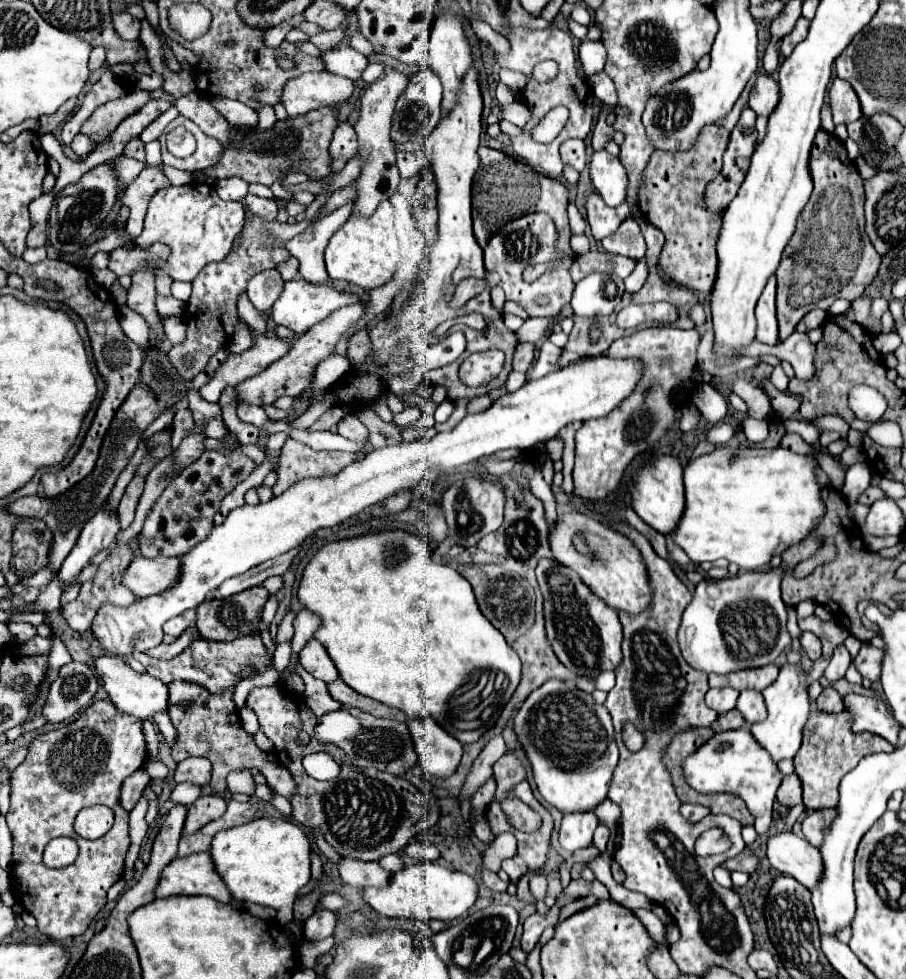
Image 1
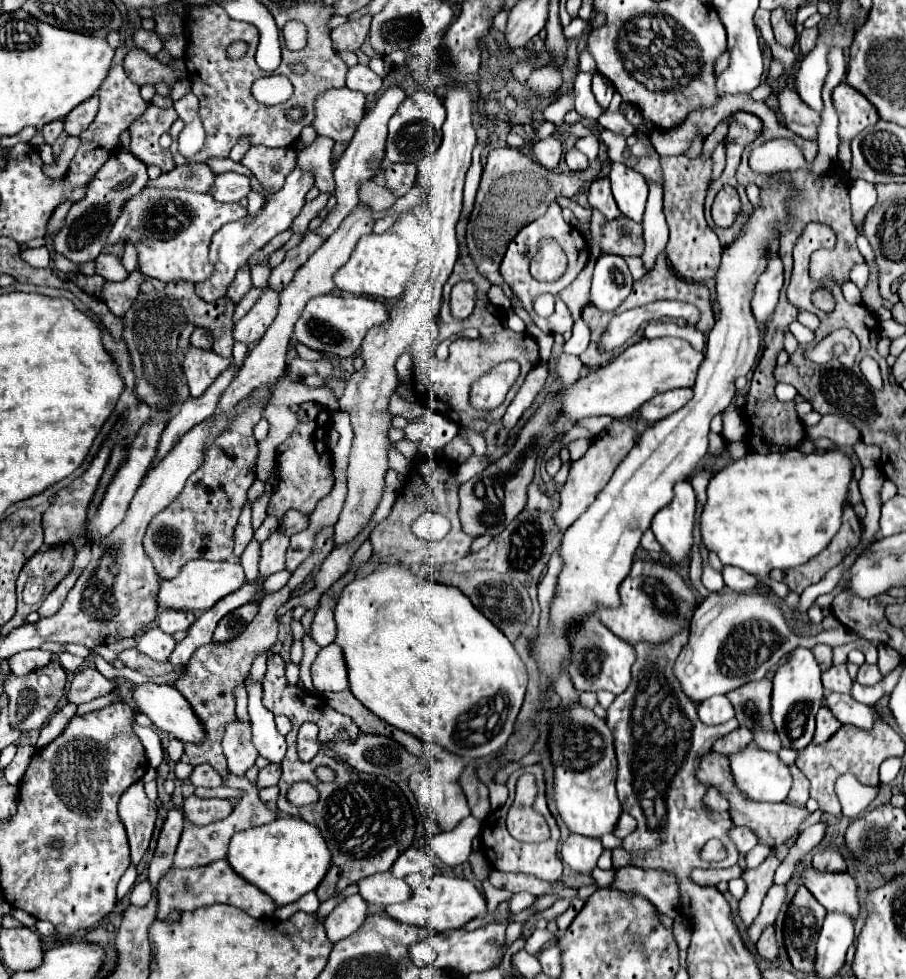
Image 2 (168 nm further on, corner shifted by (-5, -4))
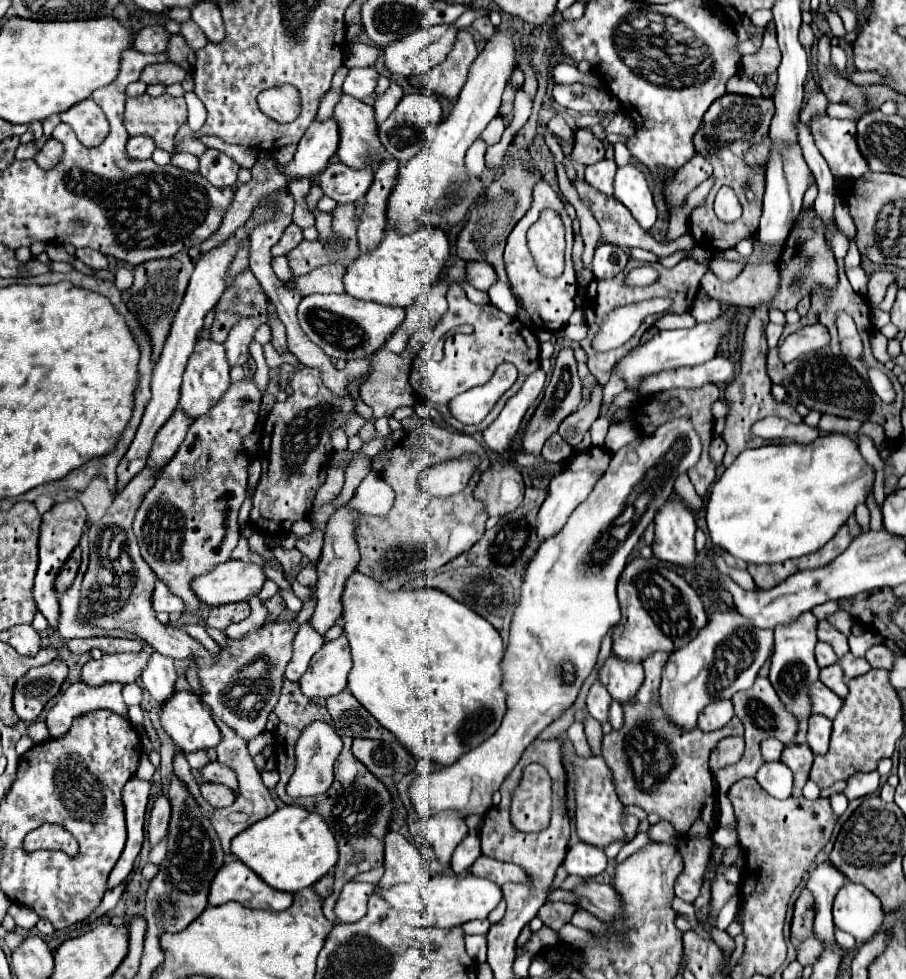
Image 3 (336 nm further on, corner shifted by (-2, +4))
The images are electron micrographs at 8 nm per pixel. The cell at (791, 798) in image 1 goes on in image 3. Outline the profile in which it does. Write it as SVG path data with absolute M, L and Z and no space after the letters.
M796 743L788 745L782 753L782 761L792 769L794 773L794 787L802 789L804 783L808 781L808 771L812 767L814 755L806 743Z

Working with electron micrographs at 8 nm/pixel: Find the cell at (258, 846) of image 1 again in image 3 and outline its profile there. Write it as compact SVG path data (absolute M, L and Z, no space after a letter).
M284 805L268 819L254 823L232 841L232 853L278 891L296 893L320 881L338 861L336 839L320 815L298 805Z

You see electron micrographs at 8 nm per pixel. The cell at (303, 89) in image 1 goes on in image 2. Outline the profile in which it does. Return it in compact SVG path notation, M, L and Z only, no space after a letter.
M347 87L327 89L315 97L315 119L311 127L317 135L331 137L339 143L349 143L359 119L363 117L365 95Z

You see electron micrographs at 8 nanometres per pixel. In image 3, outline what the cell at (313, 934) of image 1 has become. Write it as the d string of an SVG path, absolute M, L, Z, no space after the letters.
M350 881L344 885L338 903L336 903L336 917L340 923L354 923L366 913L366 903L368 897L372 895L374 885L372 883L360 883L360 881Z

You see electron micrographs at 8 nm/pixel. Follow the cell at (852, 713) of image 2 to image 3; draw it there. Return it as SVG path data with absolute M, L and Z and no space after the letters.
M820 681L812 683L810 703L812 703L812 707L810 707L812 713L820 713L828 719L834 719L842 707L842 699L836 693L832 693L828 687L824 687L824 683L820 683Z

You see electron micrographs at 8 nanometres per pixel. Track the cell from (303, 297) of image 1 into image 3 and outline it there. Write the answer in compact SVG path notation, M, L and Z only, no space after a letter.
M314 293L302 299L298 307L298 321L304 333L316 343L328 357L336 359L368 359L380 347L384 347L386 339L402 325L406 311L400 307L376 305L370 301L360 301L348 293L342 295L322 295Z

